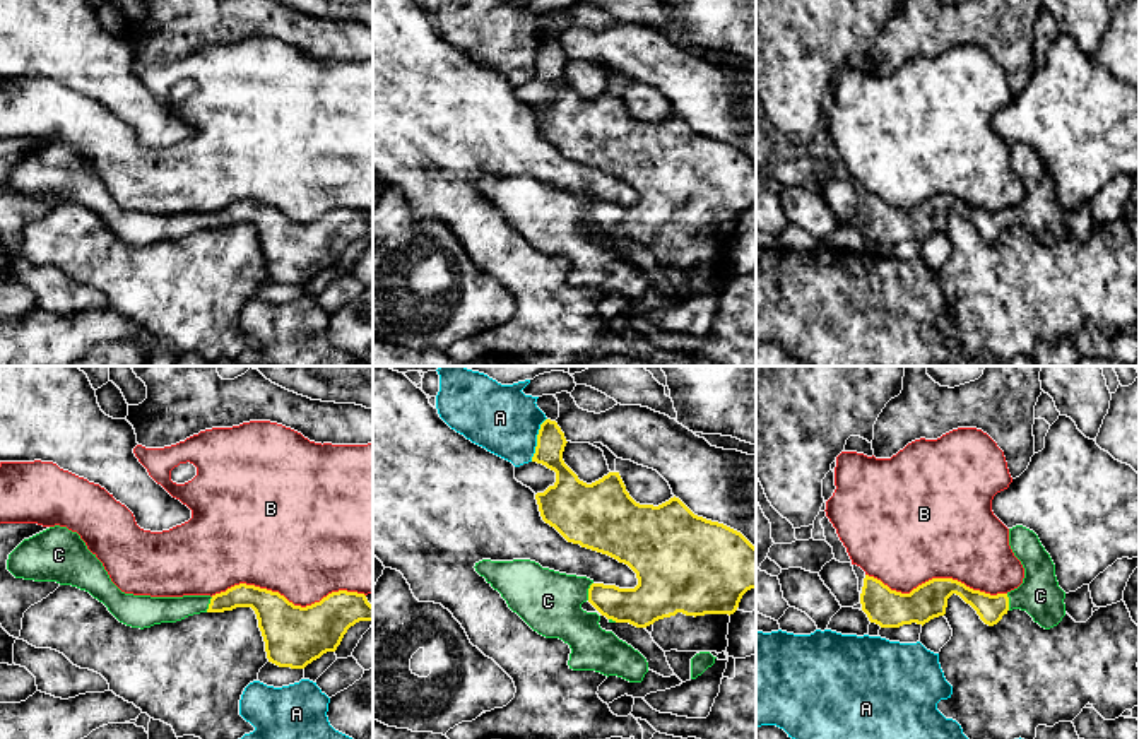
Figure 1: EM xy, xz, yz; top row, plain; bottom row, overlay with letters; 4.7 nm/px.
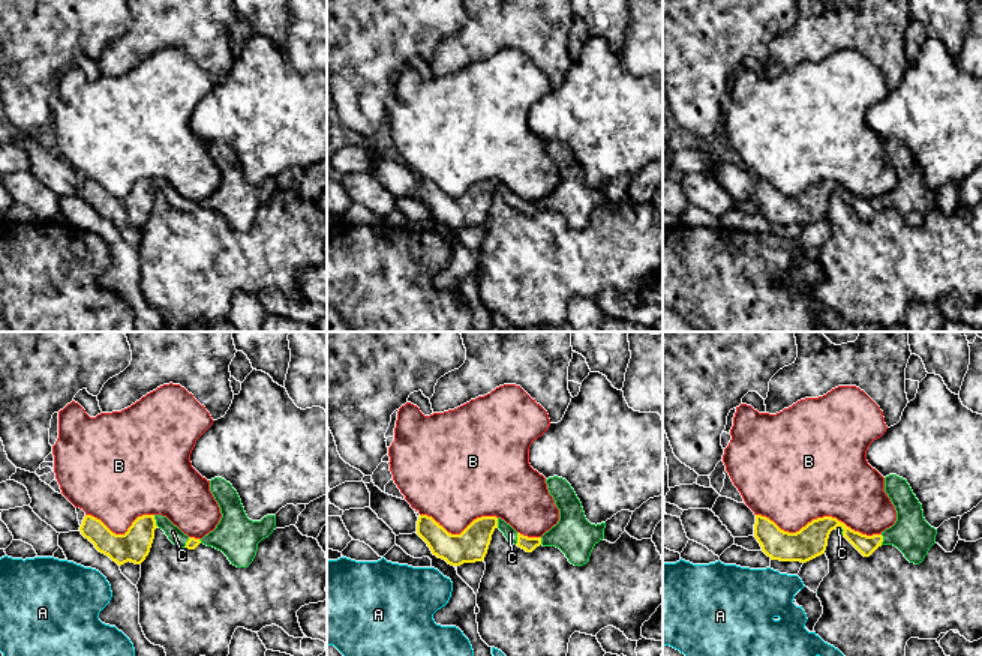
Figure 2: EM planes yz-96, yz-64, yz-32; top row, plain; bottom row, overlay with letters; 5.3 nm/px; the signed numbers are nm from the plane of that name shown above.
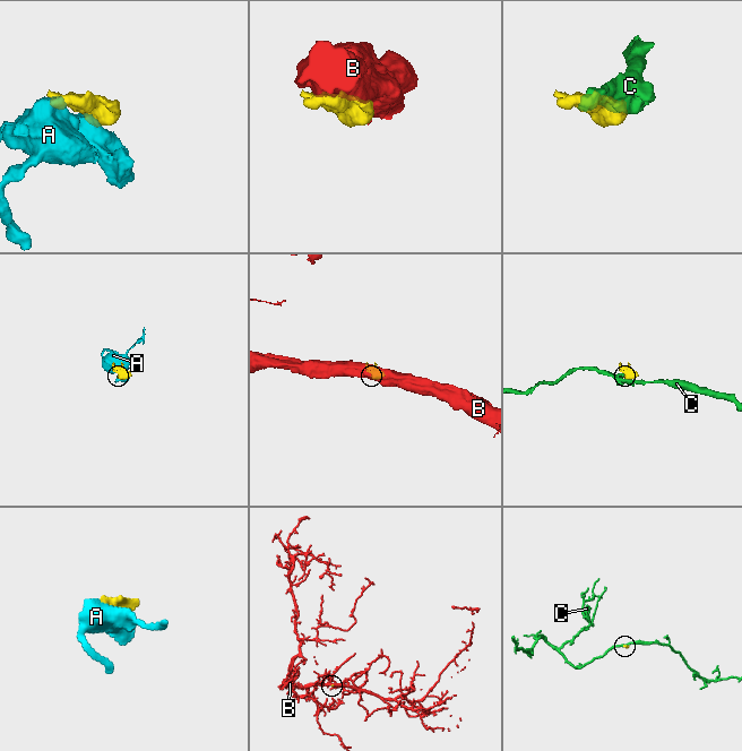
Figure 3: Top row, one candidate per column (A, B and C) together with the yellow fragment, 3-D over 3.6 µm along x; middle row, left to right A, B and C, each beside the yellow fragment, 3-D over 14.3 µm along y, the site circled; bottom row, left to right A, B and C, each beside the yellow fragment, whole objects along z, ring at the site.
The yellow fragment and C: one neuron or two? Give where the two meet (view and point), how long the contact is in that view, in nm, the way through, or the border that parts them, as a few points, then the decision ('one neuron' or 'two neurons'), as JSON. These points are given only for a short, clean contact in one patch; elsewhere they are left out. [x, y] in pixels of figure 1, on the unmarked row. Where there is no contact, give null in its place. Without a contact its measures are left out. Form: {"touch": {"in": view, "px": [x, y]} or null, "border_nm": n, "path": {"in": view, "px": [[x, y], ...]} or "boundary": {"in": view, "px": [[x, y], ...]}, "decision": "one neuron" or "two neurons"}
{"touch": {"in": "xz", "px": [589, 207]}, "border_nm": 90, "decision": "one neuron"}

